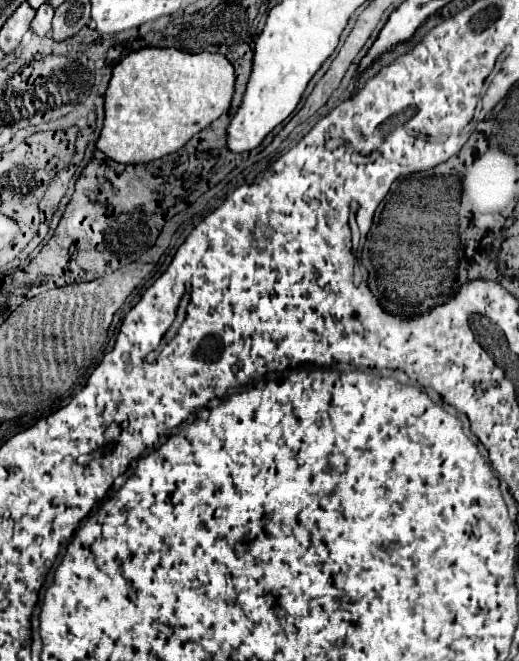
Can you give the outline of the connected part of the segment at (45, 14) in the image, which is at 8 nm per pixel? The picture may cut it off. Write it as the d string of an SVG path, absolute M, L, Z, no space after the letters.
M44 4L42 8L36 10L36 16L34 16L32 24L30 24L30 30L36 32L38 36L46 36L50 32L52 16L54 16L54 8L50 8L50 4Z

